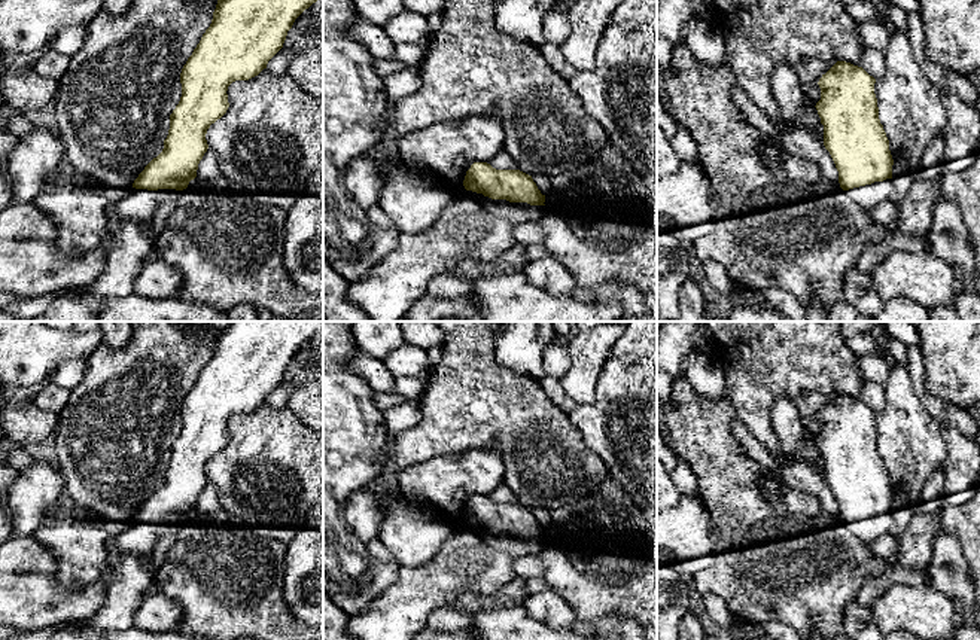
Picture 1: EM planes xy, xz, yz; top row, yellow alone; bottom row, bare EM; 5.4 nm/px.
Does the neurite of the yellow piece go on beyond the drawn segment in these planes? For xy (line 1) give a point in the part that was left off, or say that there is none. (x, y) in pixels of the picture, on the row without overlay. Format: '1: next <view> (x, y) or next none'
1: next xy (128, 578)

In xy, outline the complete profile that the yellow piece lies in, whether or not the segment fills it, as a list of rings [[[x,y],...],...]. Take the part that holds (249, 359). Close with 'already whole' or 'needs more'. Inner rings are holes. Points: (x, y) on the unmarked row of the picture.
[[[232,321],[217,333],[210,360],[182,402],[182,430],[170,448],[164,482],[144,500],[121,534],[107,537],[106,551],[112,560],[101,580],[104,603],[91,619],[80,622],[100,633],[134,627],[143,598],[158,588],[156,570],[150,569],[155,545],[165,533],[177,533],[197,511],[198,497],[209,482],[207,463],[229,441],[228,420],[235,414],[249,414],[267,402],[268,394],[283,381],[295,353],[322,330],[323,321]]] | needs more

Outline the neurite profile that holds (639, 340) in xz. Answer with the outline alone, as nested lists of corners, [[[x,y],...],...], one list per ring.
[[[629,321],[611,353],[657,360],[657,321]]]

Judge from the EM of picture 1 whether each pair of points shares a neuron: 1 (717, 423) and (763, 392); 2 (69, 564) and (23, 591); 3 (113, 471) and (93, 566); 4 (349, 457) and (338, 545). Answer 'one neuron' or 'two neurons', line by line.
1: two neurons
2: two neurons
3: two neurons
4: one neuron

